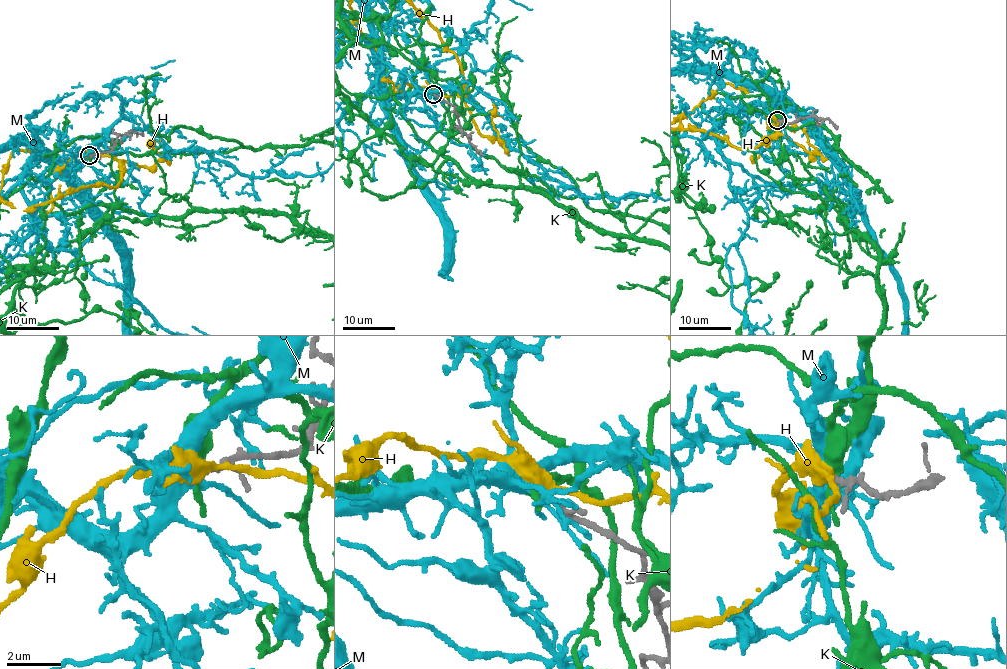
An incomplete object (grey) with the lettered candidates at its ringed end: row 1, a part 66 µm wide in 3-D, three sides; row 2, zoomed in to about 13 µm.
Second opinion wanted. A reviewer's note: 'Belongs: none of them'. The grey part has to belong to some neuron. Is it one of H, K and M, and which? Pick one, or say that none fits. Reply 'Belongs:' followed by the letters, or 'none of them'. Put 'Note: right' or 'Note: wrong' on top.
Note: wrong
Belongs: M

